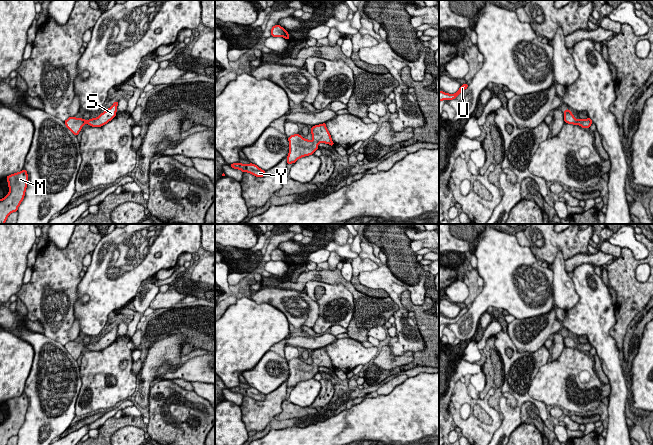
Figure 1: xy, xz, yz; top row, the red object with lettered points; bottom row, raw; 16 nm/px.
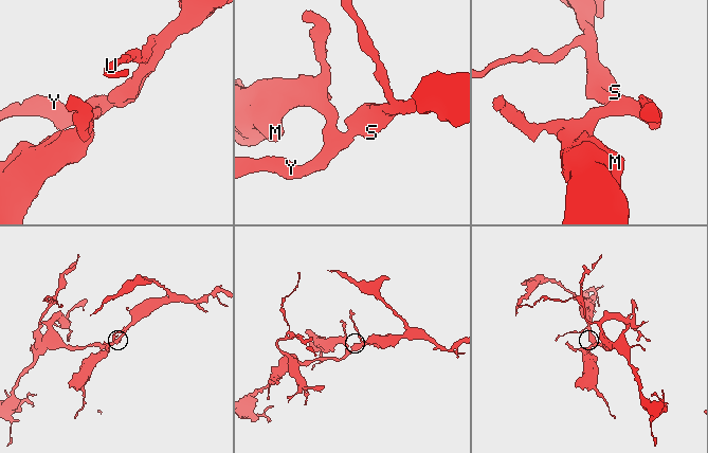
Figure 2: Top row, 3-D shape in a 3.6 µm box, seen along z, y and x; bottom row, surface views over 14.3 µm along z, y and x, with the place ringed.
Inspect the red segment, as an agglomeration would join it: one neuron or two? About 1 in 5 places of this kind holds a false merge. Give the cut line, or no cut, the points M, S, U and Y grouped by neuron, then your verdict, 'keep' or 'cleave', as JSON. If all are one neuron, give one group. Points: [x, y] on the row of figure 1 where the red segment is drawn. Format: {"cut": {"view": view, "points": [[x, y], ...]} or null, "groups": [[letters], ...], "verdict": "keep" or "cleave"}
{"cut": null, "groups": [["M", "S", "U", "Y"]], "verdict": "keep"}

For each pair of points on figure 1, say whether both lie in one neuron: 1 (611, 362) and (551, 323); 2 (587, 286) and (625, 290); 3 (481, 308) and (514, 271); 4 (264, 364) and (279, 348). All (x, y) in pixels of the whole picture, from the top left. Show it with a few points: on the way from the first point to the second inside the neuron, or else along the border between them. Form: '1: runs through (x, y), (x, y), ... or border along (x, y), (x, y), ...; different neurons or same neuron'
1: border along (560, 323), (563, 329); different neurons
2: border along (600, 277), (608, 288), (614, 311); different neurons
3: runs through (486, 299), (505, 280); same neuron
4: border along (269, 350), (284, 358); different neurons

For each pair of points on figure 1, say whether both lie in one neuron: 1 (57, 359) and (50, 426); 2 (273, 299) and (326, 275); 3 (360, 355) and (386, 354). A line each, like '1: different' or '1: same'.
1: same
2: different
3: different

